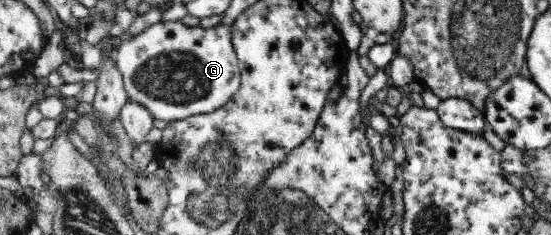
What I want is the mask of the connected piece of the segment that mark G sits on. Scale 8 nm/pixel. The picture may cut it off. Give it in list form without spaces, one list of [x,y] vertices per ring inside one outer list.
[[[180,21],[152,24],[137,36],[119,43],[115,57],[128,98],[147,108],[155,119],[163,121],[179,121],[197,114],[214,113],[241,87],[241,67],[231,44],[231,29],[219,24],[209,29],[187,27]]]

